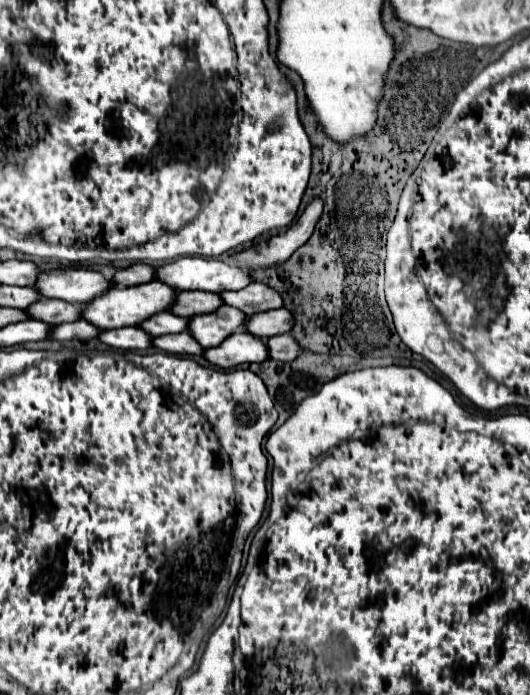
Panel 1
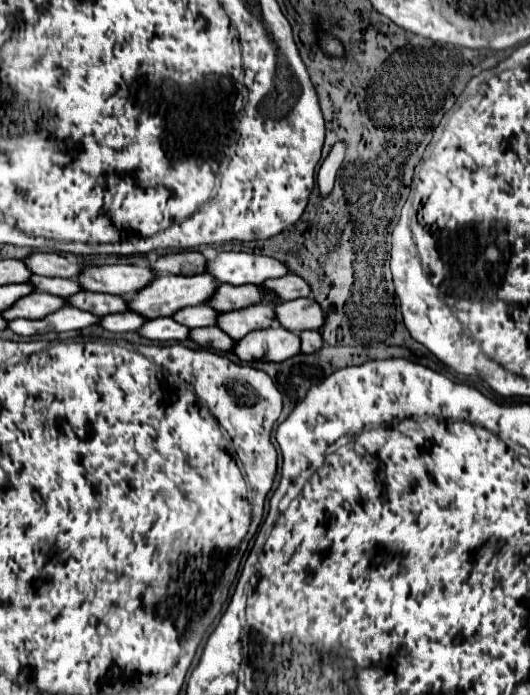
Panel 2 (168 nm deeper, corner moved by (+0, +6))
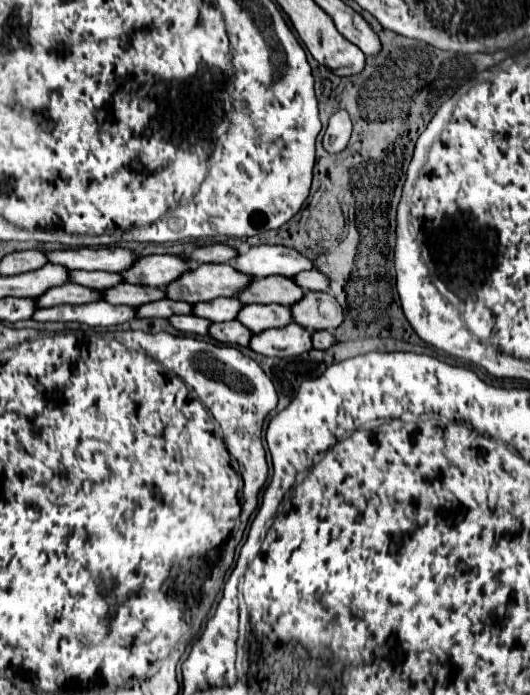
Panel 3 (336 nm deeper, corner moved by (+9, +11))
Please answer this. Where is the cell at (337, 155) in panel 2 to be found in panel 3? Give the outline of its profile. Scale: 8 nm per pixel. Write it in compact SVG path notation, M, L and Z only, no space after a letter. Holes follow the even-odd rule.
M336 112L332 118L330 118L330 124L326 128L326 134L324 134L324 140L322 140L322 146L326 152L330 154L338 154L346 148L348 144L348 138L350 138L350 132L352 132L352 122L348 118L346 112Z

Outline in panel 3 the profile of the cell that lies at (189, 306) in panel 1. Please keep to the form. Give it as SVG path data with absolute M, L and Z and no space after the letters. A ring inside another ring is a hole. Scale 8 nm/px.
M268 276L268 278L256 278L246 288L242 288L236 298L242 304L284 304L290 306L302 298L302 290L294 284L292 278L286 276Z

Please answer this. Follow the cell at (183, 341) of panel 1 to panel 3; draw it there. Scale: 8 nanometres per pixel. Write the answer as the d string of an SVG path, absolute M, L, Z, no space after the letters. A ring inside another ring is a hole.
M232 320L232 322L214 322L214 324L210 324L208 334L216 342L232 344L232 346L248 346L248 340L252 336L248 332L248 328L242 328L242 324L238 324L236 320Z

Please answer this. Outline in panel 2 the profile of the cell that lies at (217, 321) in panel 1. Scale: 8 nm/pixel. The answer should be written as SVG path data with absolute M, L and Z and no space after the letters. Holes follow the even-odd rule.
M251 305L241 311L227 311L221 313L217 325L235 341L243 339L247 333L255 329L269 329L277 325L275 309L269 305Z

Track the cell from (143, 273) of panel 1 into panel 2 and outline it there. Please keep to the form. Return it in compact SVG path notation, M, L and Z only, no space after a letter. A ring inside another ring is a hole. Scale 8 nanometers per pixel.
M181 251L159 257L151 269L159 275L195 275L207 271L207 259L199 251Z

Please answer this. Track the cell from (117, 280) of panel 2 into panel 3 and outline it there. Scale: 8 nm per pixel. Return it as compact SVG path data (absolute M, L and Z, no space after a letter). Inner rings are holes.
M142 256L128 270L122 270L122 280L128 284L144 284L162 288L188 270L188 262L180 256Z

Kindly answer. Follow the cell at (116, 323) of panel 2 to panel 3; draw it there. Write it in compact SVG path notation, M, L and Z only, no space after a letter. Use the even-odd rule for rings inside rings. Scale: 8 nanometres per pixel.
M156 300L136 308L136 318L170 318L174 314L190 314L190 304L174 300Z

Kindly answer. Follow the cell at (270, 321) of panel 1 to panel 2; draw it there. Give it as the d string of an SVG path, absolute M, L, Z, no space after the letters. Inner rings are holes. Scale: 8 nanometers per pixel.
M305 297L295 301L285 301L275 307L277 321L285 329L291 329L293 333L301 333L305 329L321 329L325 325L323 309L317 301Z

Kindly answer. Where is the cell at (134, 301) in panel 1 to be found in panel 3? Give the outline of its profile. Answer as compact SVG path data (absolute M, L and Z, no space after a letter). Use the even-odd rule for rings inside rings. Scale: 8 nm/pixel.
M198 264L190 268L186 276L164 286L164 290L168 300L196 304L218 296L234 296L250 280L250 276L236 272L230 264Z

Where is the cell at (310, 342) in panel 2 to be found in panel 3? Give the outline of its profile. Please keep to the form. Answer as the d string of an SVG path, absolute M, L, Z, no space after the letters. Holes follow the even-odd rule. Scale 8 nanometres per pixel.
M318 330L312 334L312 346L318 350L326 350L328 346L334 344L334 336L328 330Z

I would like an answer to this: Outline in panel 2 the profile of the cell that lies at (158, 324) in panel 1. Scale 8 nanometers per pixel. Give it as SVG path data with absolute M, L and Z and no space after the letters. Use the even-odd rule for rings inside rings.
M195 305L195 307L187 307L187 309L179 309L173 319L179 321L181 325L187 325L191 329L195 327L207 327L207 325L215 325L219 317L217 309L211 309L209 305Z

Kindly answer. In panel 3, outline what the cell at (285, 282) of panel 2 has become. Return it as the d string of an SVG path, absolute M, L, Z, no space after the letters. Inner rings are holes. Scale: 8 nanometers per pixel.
M304 270L296 276L292 276L292 280L304 290L326 290L328 288L328 278L324 274L318 274L316 270Z

